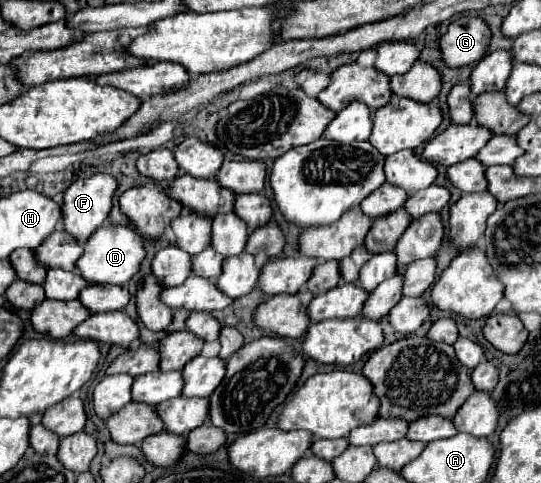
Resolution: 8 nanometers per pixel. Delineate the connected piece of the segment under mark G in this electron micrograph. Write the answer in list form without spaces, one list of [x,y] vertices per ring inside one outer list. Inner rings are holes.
[[[461,17],[453,21],[439,39],[441,59],[447,67],[465,67],[477,63],[489,47],[491,31],[479,17]]]

